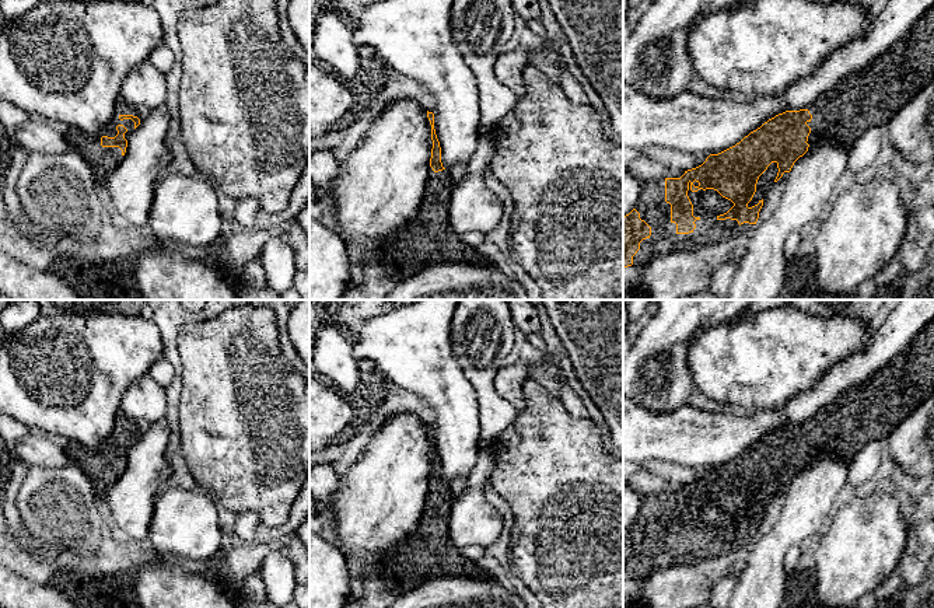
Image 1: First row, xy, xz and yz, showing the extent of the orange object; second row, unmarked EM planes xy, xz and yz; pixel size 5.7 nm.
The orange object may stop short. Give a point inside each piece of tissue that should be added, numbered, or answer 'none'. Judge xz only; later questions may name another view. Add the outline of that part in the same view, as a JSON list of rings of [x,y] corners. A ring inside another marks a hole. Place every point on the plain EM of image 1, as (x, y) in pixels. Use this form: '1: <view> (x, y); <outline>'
1: xz (429, 552); [[[449,485],[428,488],[417,530],[399,544],[385,562],[384,577],[386,581],[403,591],[434,577],[490,580],[451,541],[451,506]]]

